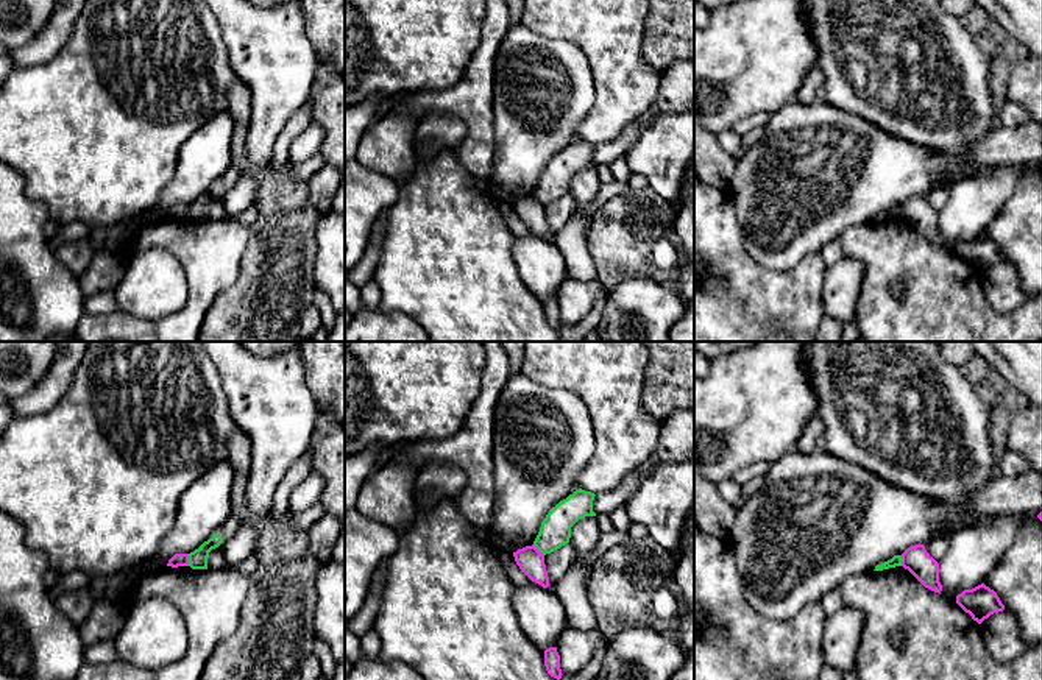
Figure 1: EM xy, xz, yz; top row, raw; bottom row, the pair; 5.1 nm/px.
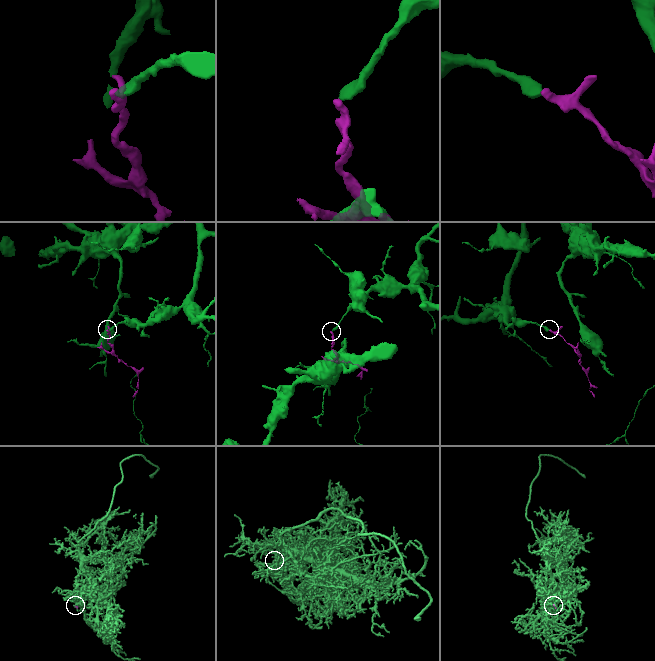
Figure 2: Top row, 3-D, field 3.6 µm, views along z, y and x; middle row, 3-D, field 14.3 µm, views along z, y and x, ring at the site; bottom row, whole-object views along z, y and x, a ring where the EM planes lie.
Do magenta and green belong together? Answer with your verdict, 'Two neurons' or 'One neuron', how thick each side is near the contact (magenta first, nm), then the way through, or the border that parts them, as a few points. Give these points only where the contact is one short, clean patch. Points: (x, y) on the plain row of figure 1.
Two neurons. Thickness 70 nm (magenta) against 100 nm. Boundary: xy (187, 205), (189, 216)

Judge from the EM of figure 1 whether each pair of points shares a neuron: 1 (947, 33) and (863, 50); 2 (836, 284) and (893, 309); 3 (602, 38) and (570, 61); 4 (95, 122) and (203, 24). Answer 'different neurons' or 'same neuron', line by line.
1: same neuron
2: different neurons
3: different neurons
4: same neuron

